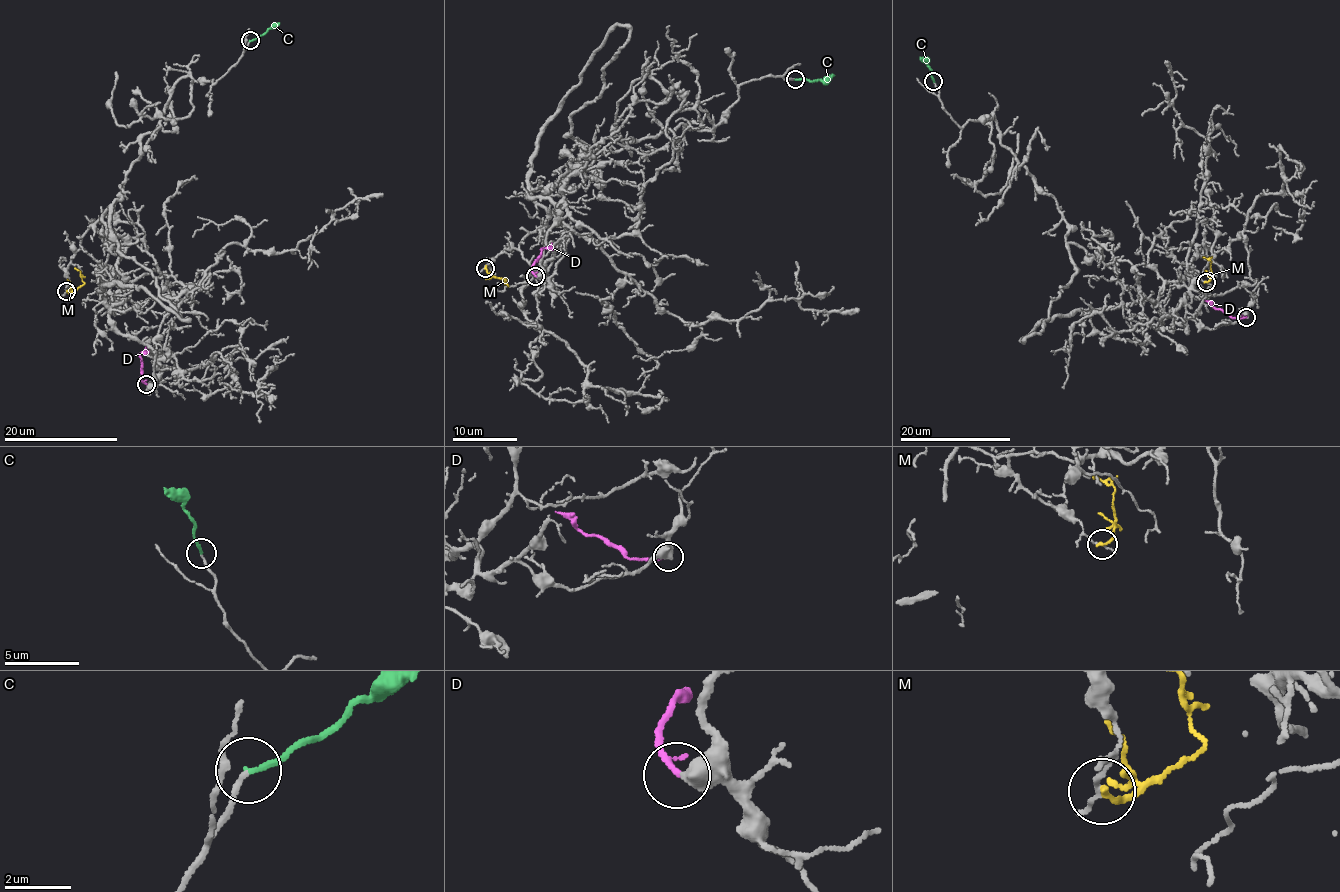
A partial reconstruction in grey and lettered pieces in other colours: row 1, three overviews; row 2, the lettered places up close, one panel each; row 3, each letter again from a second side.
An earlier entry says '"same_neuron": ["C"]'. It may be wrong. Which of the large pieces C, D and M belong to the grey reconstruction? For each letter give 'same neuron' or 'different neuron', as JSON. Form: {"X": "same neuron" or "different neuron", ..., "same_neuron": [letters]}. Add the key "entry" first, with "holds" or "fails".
{"entry": "holds", "C": "same neuron", "D": "different neuron", "M": "different neuron", "same_neuron": ["C"]}

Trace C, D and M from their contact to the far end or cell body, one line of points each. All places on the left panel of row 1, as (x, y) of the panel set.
C: (250, 41), (279, 23)
D: (146, 384), (140, 375), (140, 355), (145, 346)
M: (66, 291), (83, 283), (80, 272), (74, 267)

